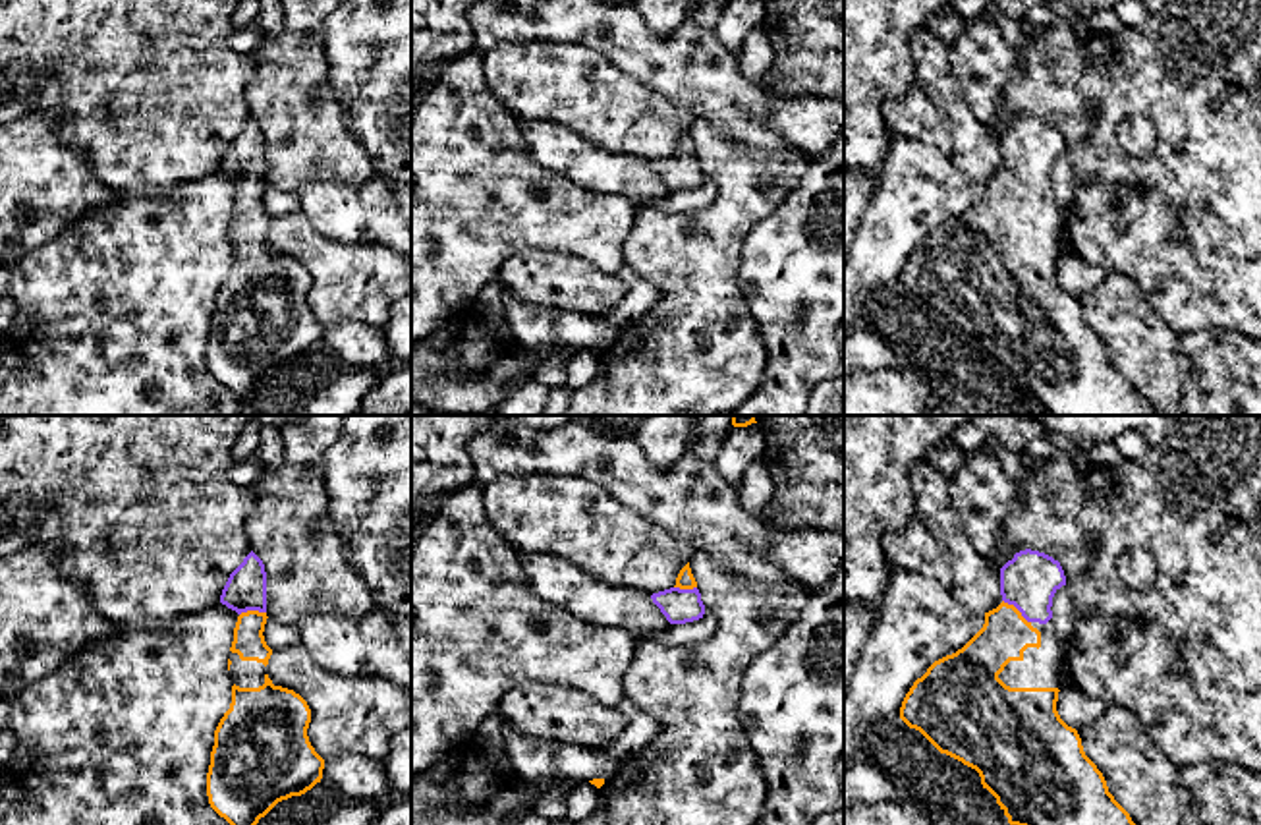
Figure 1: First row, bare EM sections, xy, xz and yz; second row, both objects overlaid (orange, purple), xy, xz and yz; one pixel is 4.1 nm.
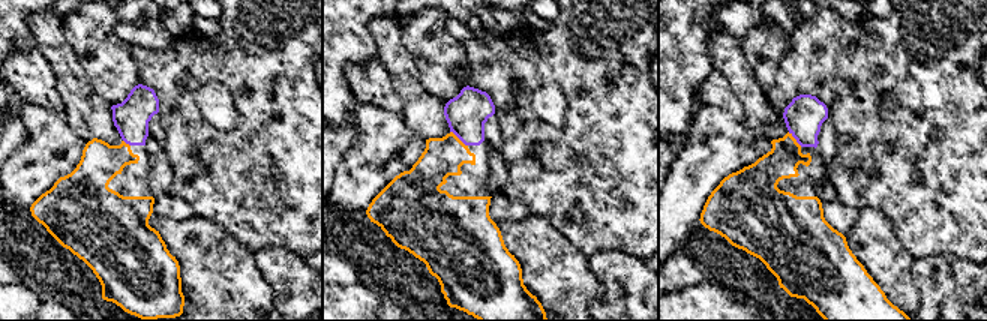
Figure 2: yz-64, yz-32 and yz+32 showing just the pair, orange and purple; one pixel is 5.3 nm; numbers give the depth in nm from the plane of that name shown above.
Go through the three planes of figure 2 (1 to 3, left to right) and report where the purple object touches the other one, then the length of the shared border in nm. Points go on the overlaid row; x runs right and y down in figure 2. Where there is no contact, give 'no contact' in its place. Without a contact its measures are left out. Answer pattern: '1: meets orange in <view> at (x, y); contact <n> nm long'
1: meets orange in yz-64 at (125, 143); contact 50 nm long
2: meets orange in yz-32 at (458, 138); contact 130 nm long
3: meets orange in yz+32 at (795, 140); contact 110 nm long

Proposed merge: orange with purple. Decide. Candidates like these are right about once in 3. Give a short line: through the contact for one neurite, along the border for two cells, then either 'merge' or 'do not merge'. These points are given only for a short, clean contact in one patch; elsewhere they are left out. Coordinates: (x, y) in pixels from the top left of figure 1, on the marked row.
line yz (1005, 636), (1016, 609), (1026, 599), (1030, 580); merge

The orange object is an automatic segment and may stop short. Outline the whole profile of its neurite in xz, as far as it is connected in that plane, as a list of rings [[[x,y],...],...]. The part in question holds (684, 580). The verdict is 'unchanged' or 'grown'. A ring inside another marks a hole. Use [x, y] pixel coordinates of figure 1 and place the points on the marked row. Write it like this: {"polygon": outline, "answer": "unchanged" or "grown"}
{"polygon": [[[689,562],[680,570],[674,587],[653,593],[651,599],[670,624],[693,622],[705,614],[705,605]]], "answer": "grown"}

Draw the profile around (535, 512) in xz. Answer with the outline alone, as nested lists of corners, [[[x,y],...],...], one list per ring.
[[[548,471],[498,475],[483,485],[483,506],[489,524],[516,553],[562,556],[604,583],[649,595],[674,587],[693,553],[689,541],[660,529],[583,477]]]

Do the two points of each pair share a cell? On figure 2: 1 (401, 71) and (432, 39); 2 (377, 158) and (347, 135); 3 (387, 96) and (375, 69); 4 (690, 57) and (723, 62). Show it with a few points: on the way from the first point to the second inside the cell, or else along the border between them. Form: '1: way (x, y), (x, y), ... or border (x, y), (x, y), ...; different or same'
1: border (399, 27), (402, 44), (422, 84), (429, 92); different
2: border (354, 123), (354, 143), (338, 165); different
3: way (381, 90), (375, 84), (375, 75); same
4: border (708, 33), (708, 56), (714, 69); different

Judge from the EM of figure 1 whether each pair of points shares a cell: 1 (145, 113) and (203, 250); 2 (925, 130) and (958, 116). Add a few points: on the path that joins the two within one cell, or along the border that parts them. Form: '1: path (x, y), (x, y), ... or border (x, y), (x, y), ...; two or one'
1: border (219, 169), (186, 180), (168, 194), (132, 198); two
2: border (916, 85), (935, 109), (951, 140), (951, 155); two

